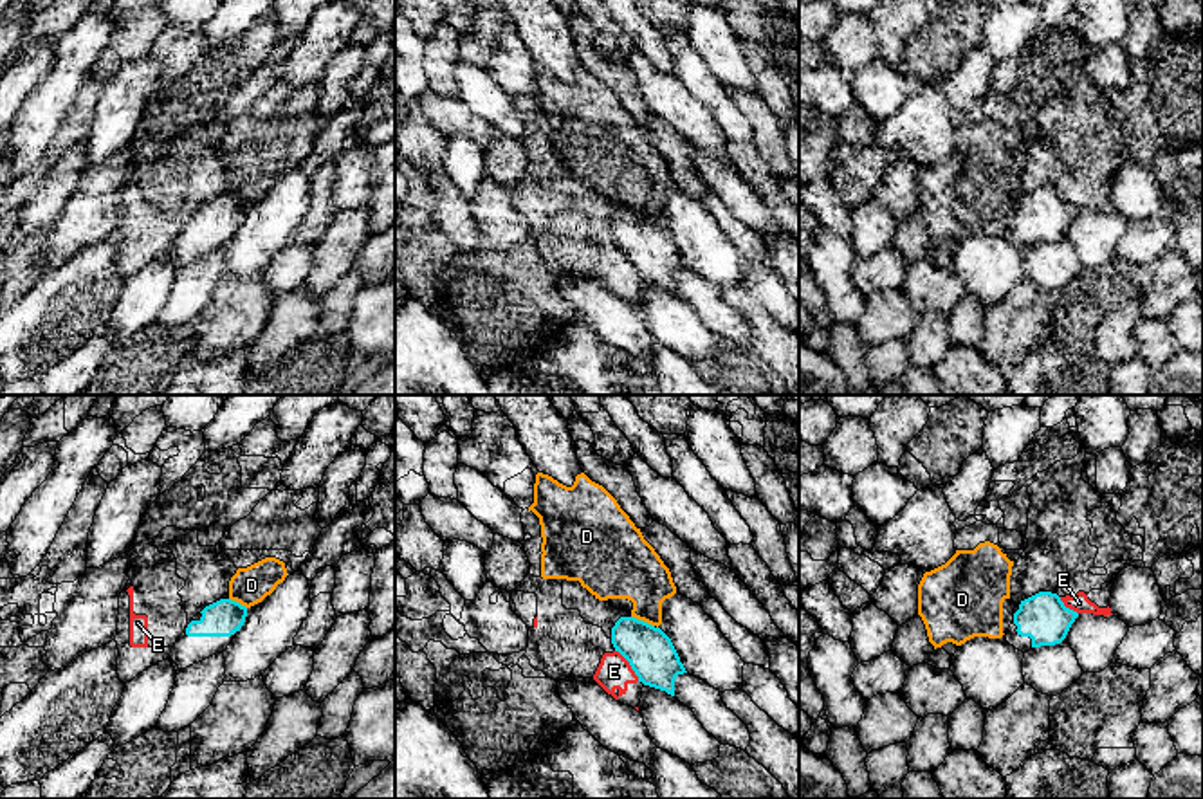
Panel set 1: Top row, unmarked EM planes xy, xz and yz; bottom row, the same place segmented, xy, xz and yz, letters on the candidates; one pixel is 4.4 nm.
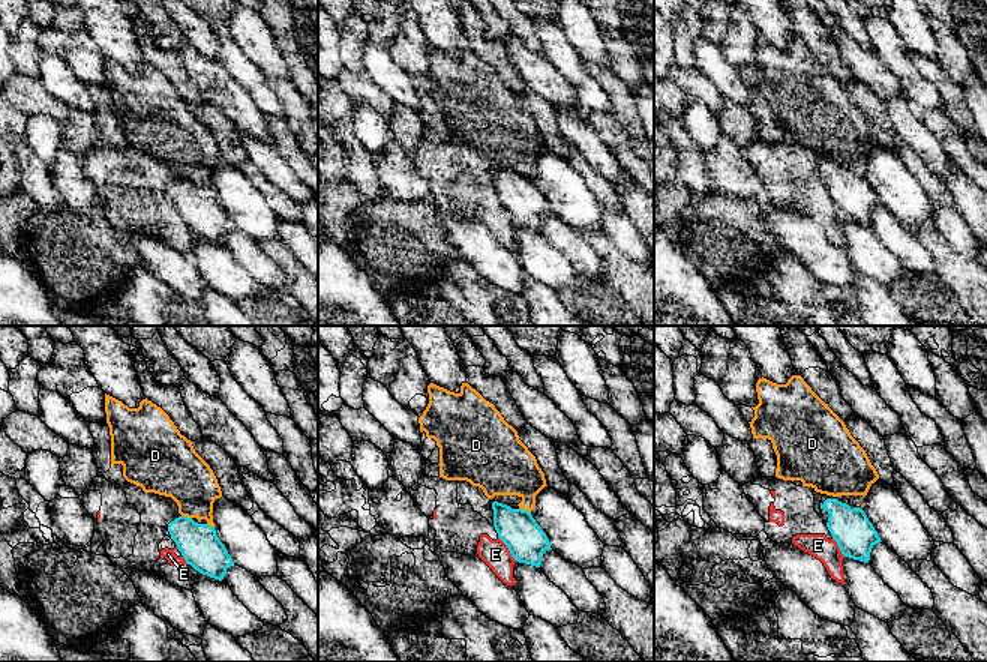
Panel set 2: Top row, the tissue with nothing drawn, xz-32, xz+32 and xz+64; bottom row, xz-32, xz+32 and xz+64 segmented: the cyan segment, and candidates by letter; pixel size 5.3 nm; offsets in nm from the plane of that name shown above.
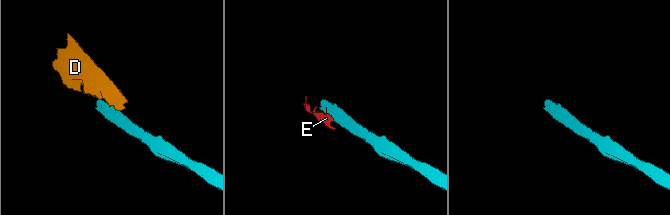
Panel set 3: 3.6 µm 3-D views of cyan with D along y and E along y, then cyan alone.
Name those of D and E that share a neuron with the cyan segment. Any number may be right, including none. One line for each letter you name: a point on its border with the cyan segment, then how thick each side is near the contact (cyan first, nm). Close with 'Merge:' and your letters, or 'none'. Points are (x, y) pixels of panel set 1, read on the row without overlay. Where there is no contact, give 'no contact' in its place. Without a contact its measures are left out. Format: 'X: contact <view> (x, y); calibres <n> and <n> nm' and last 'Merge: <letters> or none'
Merge: none

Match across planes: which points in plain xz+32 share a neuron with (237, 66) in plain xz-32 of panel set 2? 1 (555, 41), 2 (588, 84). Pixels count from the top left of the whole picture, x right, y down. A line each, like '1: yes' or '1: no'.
1: yes
2: yes

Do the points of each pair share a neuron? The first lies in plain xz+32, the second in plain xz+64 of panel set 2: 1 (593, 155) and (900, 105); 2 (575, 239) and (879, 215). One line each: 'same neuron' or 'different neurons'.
1: same neuron
2: same neuron

